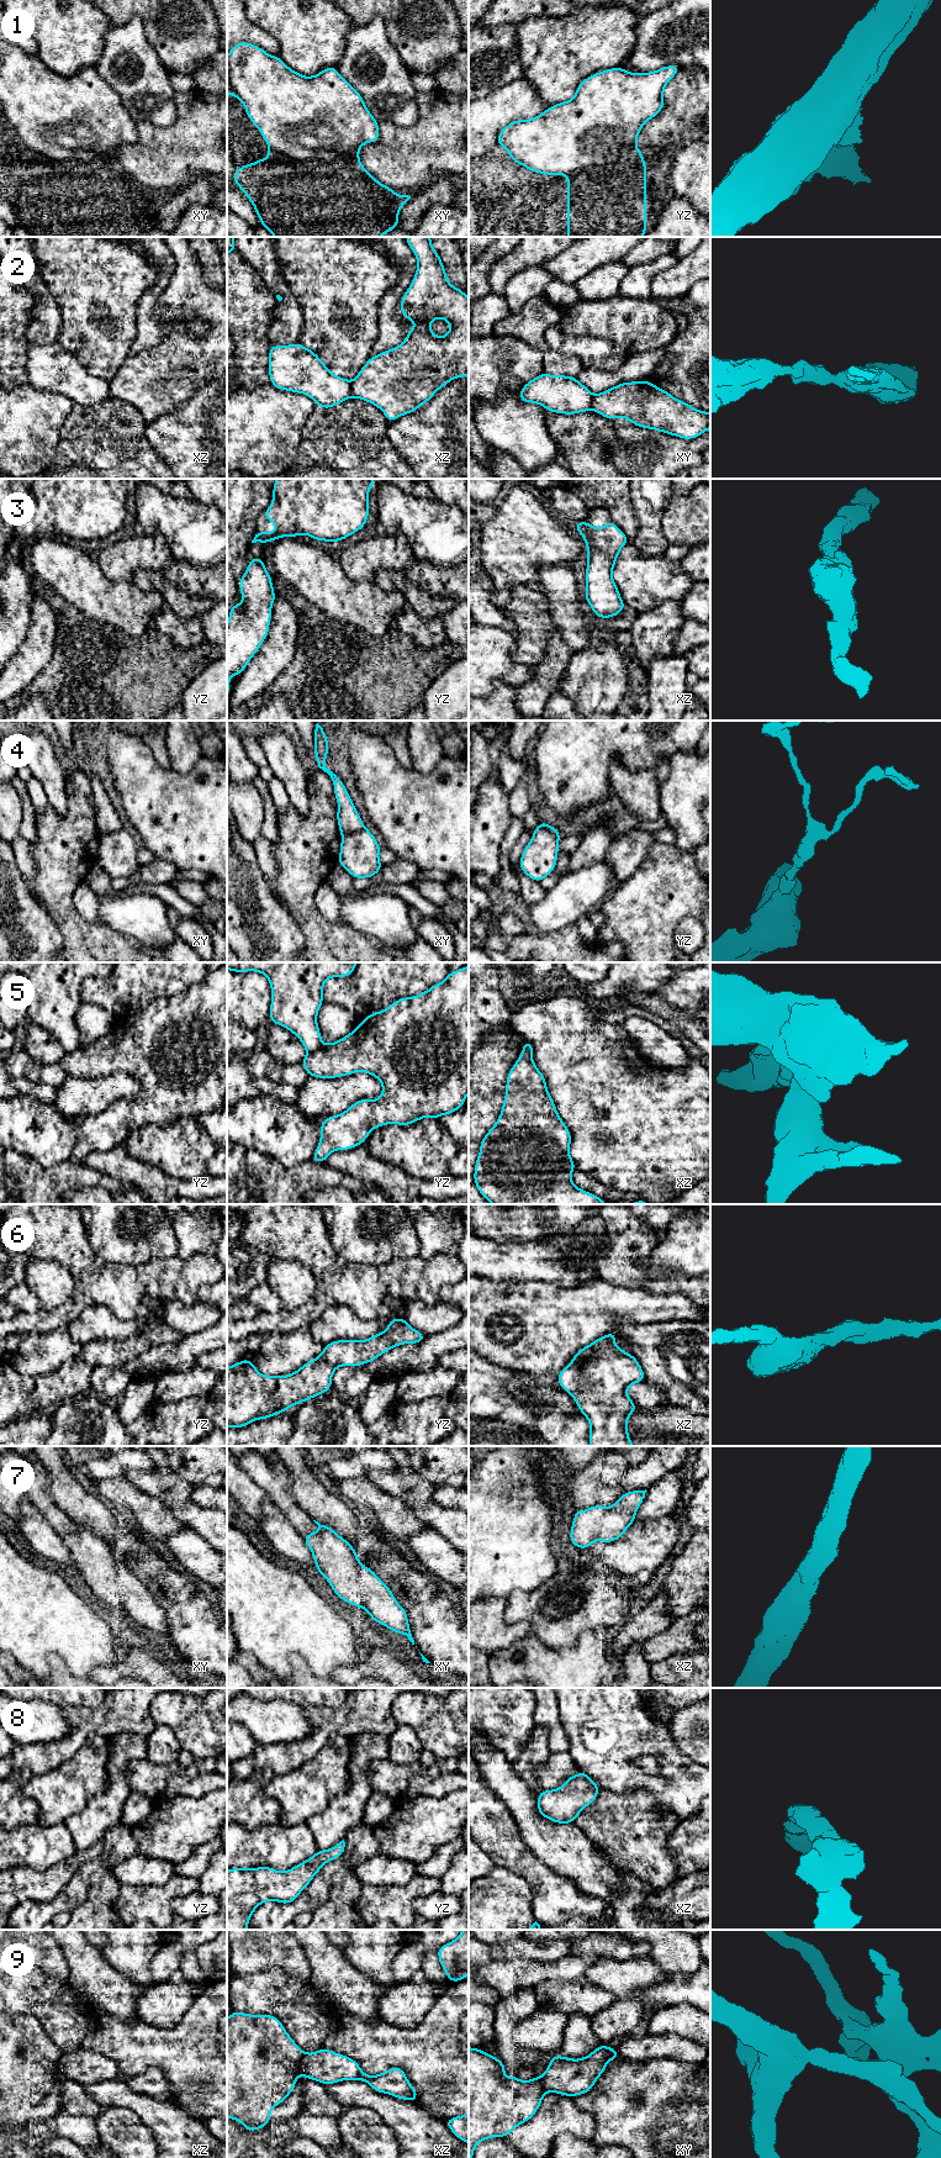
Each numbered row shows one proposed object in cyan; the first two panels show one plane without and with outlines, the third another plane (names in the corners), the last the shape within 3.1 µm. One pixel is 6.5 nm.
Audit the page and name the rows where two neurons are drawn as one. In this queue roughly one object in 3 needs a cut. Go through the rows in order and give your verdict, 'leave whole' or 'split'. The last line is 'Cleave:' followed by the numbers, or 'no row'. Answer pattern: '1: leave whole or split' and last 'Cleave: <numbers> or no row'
1: leave whole
2: split
3: leave whole
4: split
5: split
6: leave whole
7: leave whole
8: leave whole
9: split
Cleave: 2, 4, 5, 9

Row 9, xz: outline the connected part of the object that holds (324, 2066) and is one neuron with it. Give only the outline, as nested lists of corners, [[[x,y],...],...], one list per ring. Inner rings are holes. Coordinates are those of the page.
[[[322,2048],[313,2053],[306,2053],[300,2061],[300,2073],[307,2079],[327,2084],[342,2080],[361,2080],[368,2083],[375,2091],[392,2095],[416,2102],[418,2093],[408,2082],[403,2069],[392,2067],[377,2075],[365,2074],[358,2062],[348,2056]]]

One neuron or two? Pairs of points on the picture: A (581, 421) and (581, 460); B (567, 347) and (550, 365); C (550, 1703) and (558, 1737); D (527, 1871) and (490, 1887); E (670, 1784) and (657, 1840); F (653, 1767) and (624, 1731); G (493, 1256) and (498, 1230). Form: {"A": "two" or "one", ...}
{"A": "one", "B": "two", "C": "one", "D": "two", "E": "two", "F": "two", "G": "two"}

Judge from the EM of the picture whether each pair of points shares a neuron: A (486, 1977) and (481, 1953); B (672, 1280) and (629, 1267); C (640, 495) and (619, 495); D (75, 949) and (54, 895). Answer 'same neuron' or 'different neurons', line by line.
A: different neurons
B: same neuron
C: different neurons
D: same neuron

